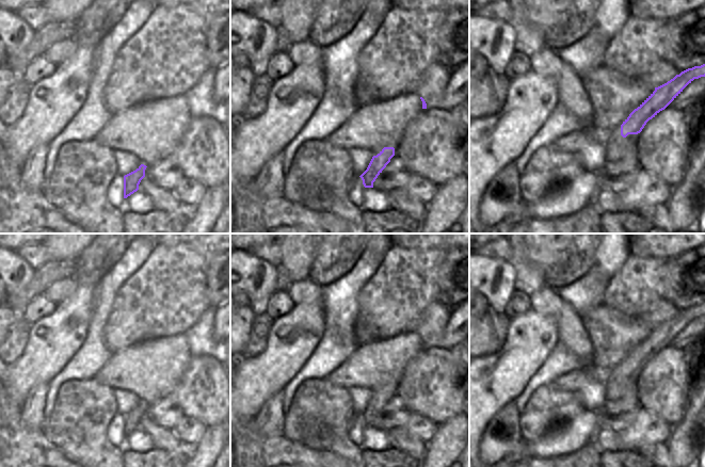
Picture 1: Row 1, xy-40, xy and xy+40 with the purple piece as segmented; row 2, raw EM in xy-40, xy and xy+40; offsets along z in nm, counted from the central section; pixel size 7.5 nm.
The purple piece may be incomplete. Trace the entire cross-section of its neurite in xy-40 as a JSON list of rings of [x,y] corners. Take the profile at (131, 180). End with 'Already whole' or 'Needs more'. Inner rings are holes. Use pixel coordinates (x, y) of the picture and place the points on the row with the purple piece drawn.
[[[141,164],[135,171],[124,176],[124,198],[139,190],[139,184],[145,177],[146,167],[146,165]]]. Already whole

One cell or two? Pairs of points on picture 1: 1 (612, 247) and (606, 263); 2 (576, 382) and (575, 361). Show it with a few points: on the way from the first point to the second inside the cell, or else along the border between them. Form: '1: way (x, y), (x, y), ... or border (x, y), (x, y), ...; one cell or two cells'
1: way (612, 252), (608, 259); one cell
2: border (589, 363), (585, 368), (571, 370), (553, 382); two cells

